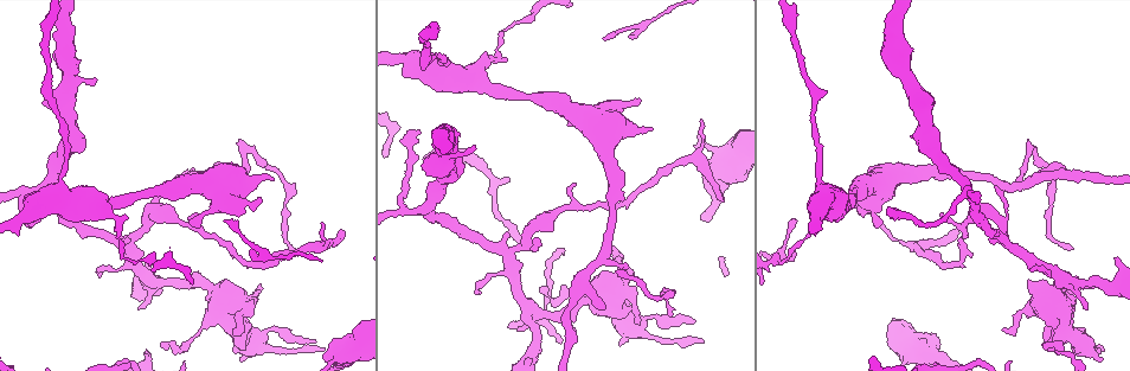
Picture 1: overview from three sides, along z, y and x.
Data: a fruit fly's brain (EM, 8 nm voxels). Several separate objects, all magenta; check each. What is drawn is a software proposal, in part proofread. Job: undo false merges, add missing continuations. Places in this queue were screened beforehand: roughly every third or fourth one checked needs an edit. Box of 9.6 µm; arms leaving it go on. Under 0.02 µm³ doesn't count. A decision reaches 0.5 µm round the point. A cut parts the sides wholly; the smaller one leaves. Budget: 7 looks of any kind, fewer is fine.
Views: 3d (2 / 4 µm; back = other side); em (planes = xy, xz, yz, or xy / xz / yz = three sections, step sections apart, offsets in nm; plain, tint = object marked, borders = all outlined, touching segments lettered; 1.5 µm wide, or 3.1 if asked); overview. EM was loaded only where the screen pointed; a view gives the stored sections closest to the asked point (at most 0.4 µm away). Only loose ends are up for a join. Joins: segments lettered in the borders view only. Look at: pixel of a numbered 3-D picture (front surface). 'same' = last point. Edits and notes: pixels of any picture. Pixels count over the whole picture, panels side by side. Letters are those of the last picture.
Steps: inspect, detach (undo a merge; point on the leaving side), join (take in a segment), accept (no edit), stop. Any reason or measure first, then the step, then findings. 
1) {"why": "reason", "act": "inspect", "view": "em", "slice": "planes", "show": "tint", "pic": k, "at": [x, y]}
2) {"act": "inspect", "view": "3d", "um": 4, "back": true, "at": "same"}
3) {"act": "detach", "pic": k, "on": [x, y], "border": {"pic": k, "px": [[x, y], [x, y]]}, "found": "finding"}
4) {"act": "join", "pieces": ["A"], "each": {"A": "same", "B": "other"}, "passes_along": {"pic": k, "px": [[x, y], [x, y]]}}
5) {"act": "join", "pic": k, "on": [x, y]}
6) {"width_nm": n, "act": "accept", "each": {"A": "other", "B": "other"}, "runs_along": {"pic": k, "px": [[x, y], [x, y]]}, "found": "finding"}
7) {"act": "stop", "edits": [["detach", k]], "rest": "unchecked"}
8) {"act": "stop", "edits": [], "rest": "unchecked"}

{"why": "three-way junction", "act": "inspect", "view": "3d", "um": 4, "back": true, "pic": 1, "at": [1012, 189]}

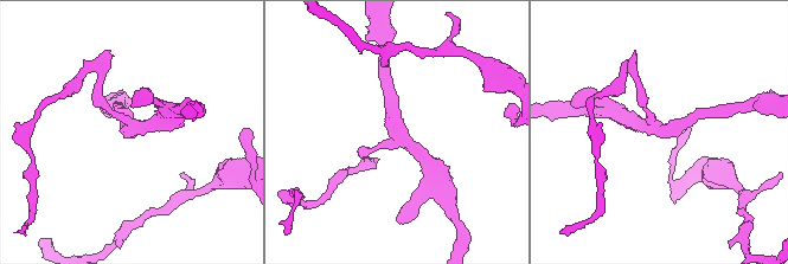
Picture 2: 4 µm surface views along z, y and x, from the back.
{"arms": 3, "why": "now the EM", "act": "inspect", "view": "em", "slice": "xy", "step": 8, "show": "borders", "pic": 2, "at": [663, 127]}

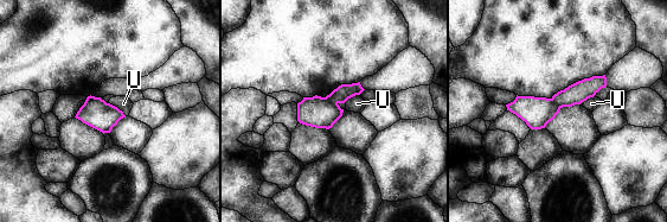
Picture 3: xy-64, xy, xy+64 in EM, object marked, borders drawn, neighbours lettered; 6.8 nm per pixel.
{"why": "cut it another way", "act": "inspect", "view": "em", "slice": "planes", "show": "borders", "at": "same"}

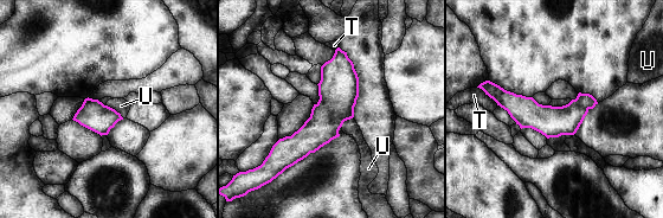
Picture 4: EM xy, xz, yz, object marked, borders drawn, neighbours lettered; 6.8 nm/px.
{"act": "detach", "pic": 4, "on": [587, 101], "each": {"T": "other", "U": "other"}, "border": {"pic": 4, "px": [[574, 100], [587, 109]]}, "found": "a second cell is stuck on"}

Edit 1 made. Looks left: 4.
{"why": "free end", "act": "inspect", "view": "em", "slice": "planes", "show": "borders", "pic": 1, "at": [538, 239]}

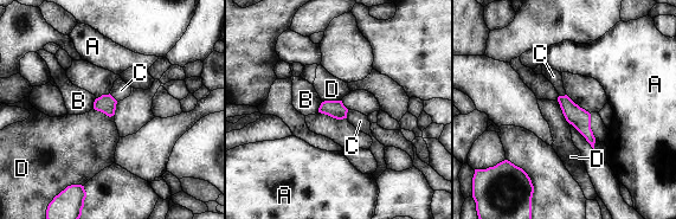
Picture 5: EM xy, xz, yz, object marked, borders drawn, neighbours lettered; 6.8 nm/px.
{"act": "accept", "each": {"A": "other", "B": "other", "C": "other", "D": "other"}, "found": "no lettered segment goes on from it"}

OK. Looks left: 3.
{"why": "calibre changes", "act": "inspect", "view": "3d", "um": 4, "back": true, "pic": 1, "at": [496, 58]}

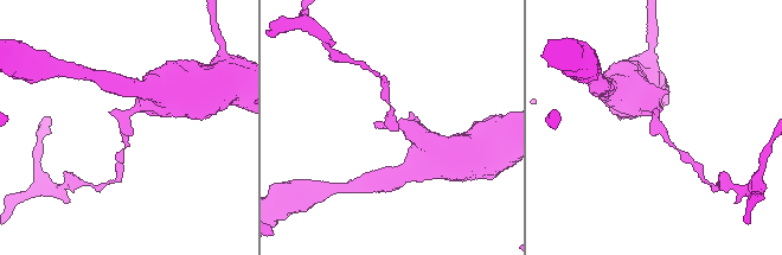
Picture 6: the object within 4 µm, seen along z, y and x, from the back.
{"why": "now the EM", "act": "inspect", "view": "em", "slice": "xz", "step": 4, "show": "tint", "pic": 6, "at": [124, 120]}

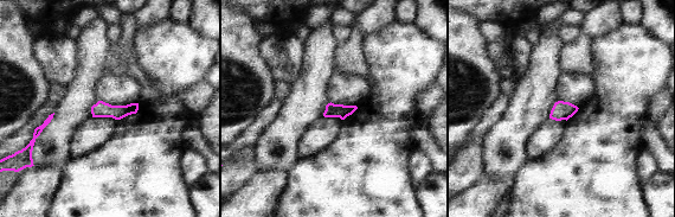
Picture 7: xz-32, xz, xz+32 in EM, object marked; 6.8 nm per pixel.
{"why": "cut it another way", "act": "inspect", "view": "em", "slice": "planes", "show": "borders", "at": "same"}

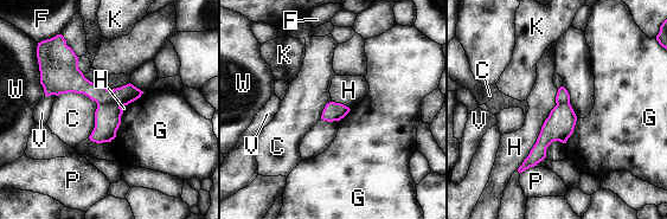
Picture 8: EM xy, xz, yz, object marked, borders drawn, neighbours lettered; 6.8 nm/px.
{"act": "detach", "pic": 8, "on": [108, 115], "each": {"C": "other", "F": "other", "G": "other", "H": "other", "K": "other", "P": "other", "V": "other", "W": "other"}, "part_leaving": {"pic": 8, "px": [[566, 105], [562, 121], [525, 166]]}, "found": "two cells meet here"}

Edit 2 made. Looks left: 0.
{"act": "stop", "edits": [["detach", 4], ["detach", 8]], "rest": "unchecked"}

